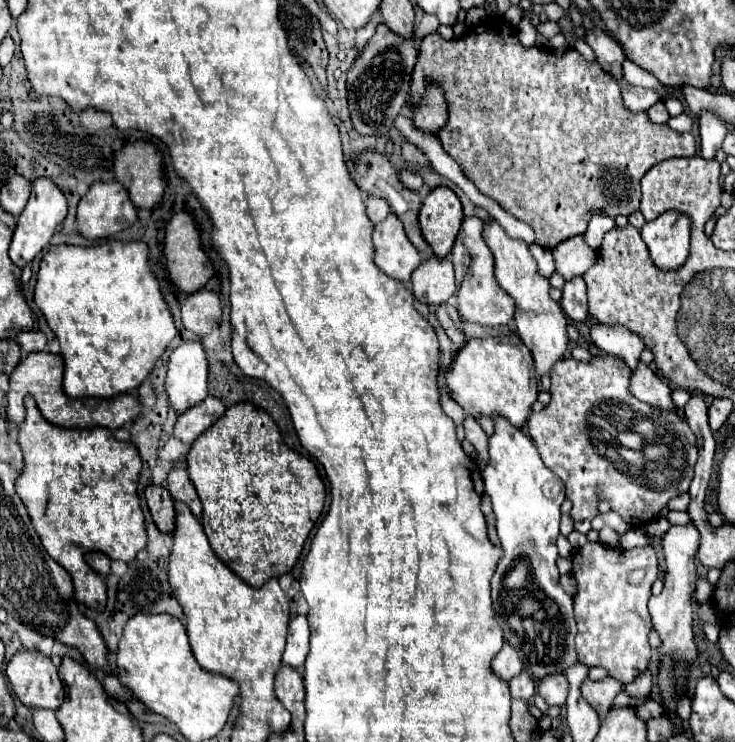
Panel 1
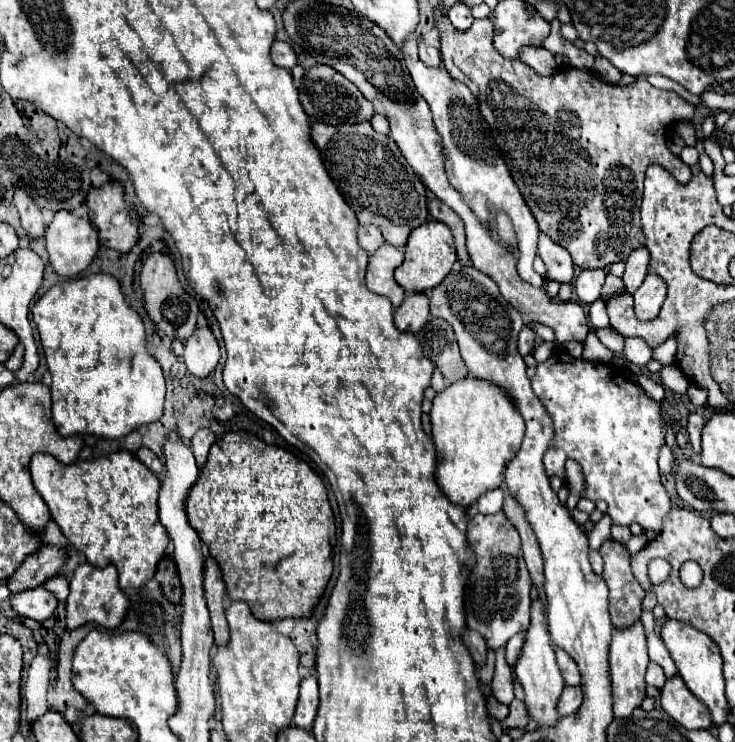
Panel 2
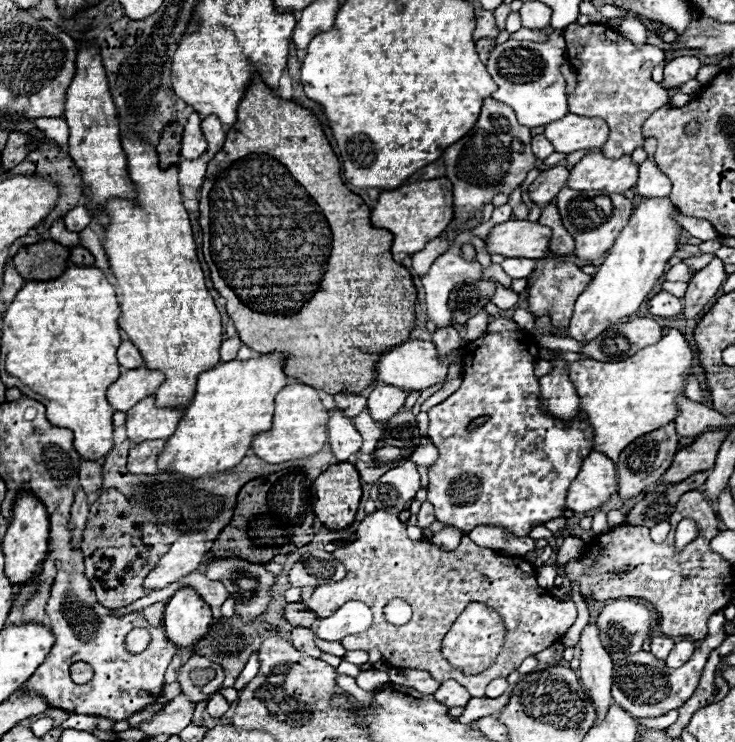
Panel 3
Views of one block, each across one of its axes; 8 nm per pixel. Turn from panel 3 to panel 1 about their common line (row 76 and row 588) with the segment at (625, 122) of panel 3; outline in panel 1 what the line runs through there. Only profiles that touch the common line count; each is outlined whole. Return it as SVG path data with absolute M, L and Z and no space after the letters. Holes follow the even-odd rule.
M588 542L572 556L578 590L574 594L574 614L578 622L576 652L582 664L608 668L610 676L622 684L632 682L648 668L650 644L648 634L652 620L648 614L648 598L658 578L658 558L652 546L644 548L610 548L600 542Z

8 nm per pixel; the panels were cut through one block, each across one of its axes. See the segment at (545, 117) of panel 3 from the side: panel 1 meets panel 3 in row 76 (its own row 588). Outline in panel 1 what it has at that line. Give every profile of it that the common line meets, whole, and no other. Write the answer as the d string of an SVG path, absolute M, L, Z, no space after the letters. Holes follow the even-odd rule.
M494 418L490 464L482 470L482 478L484 492L492 498L498 538L506 552L492 578L492 600L498 624L520 654L524 670L532 672L534 680L542 680L548 674L562 674L578 662L572 598L560 586L556 566L560 504L566 498L564 484L544 466L534 442L504 418Z

